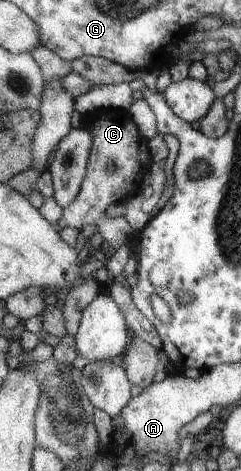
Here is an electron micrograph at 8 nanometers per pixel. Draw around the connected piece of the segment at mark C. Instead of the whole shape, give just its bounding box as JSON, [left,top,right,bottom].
[55,110,151,250]

